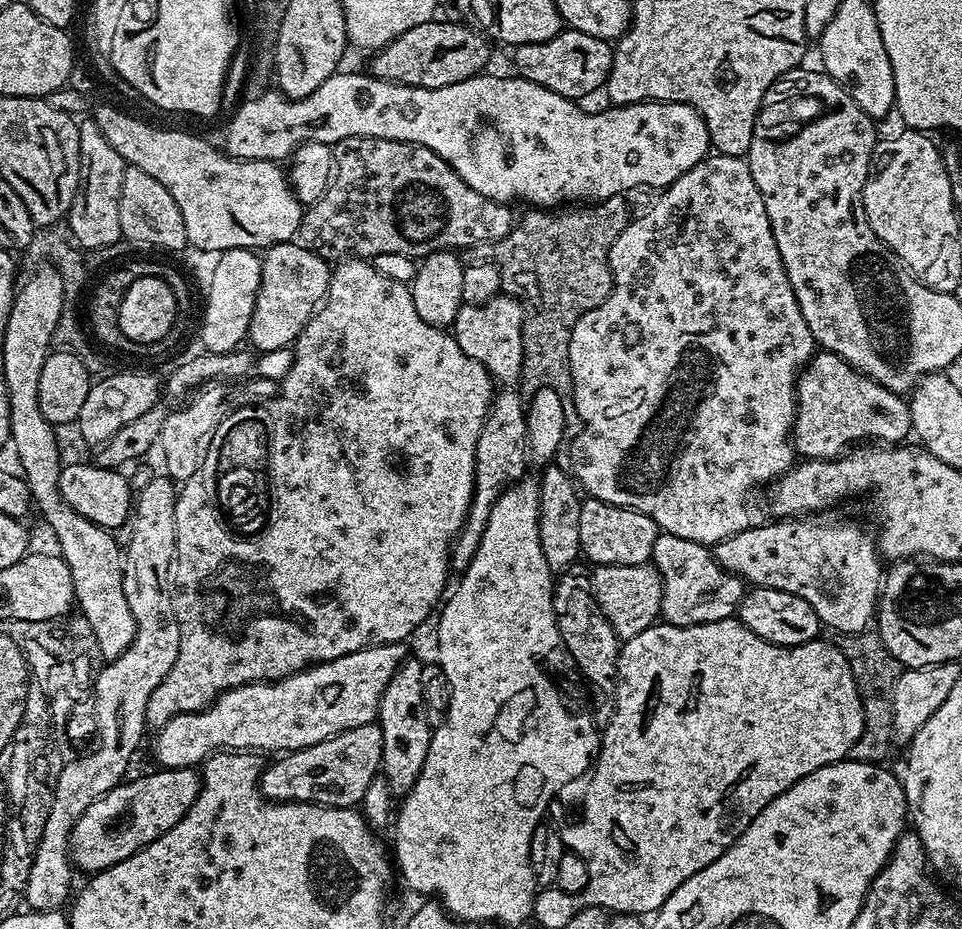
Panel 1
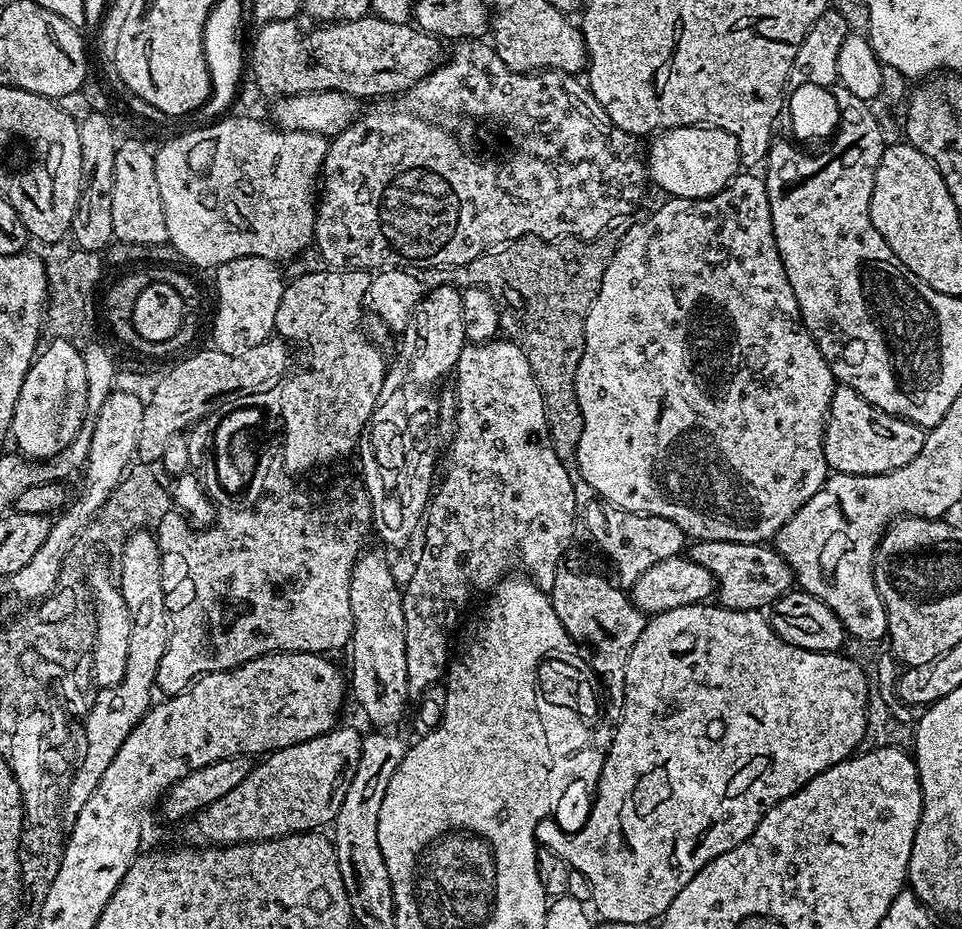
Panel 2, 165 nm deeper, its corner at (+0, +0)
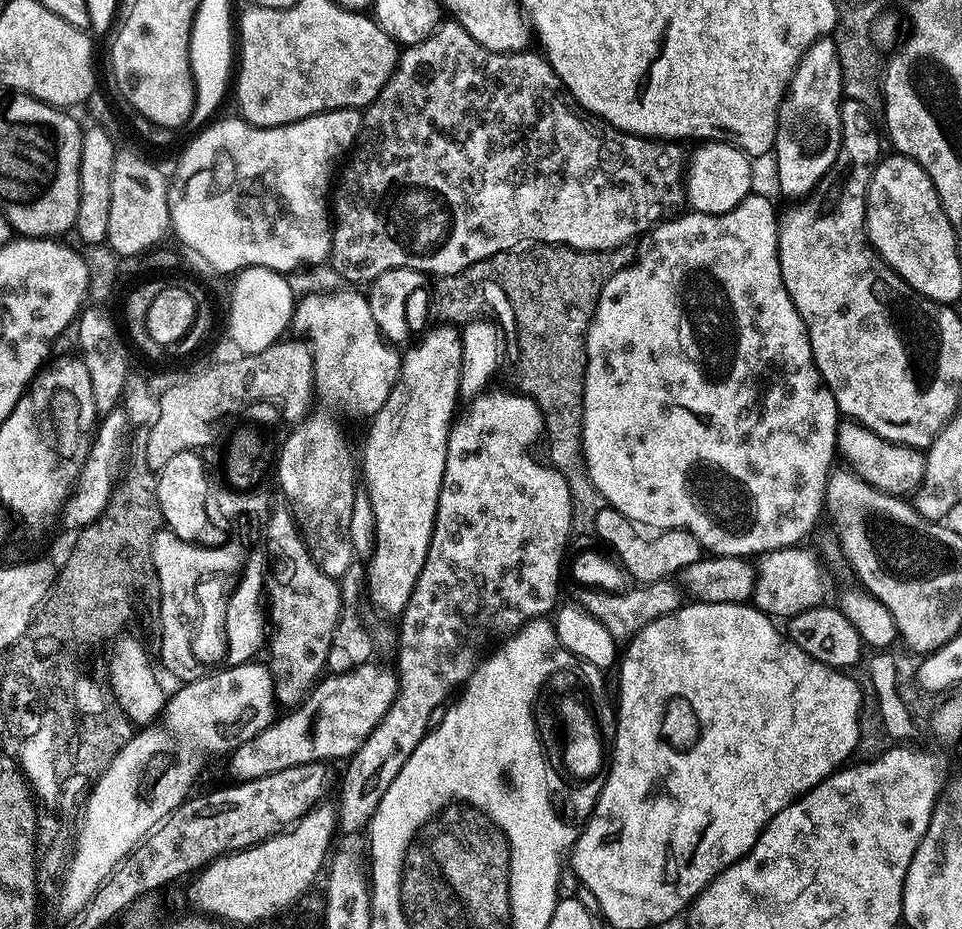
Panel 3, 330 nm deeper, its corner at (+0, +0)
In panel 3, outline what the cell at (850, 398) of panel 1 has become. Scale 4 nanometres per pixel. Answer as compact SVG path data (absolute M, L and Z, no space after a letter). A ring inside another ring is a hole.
M847 418L839 421L836 430L836 446L839 455L845 456L852 463L849 464L851 471L872 488L877 488L879 492L887 492L889 496L908 498L923 485L926 456L919 448L908 448L905 444L894 444L890 440L883 440L878 434L863 428L855 420Z

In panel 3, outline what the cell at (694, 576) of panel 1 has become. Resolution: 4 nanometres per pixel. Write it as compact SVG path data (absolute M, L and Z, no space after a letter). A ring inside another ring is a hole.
M804 546L779 548L759 557L760 581L754 584L754 604L773 618L791 618L811 608L819 608L828 596L828 576L820 560Z

